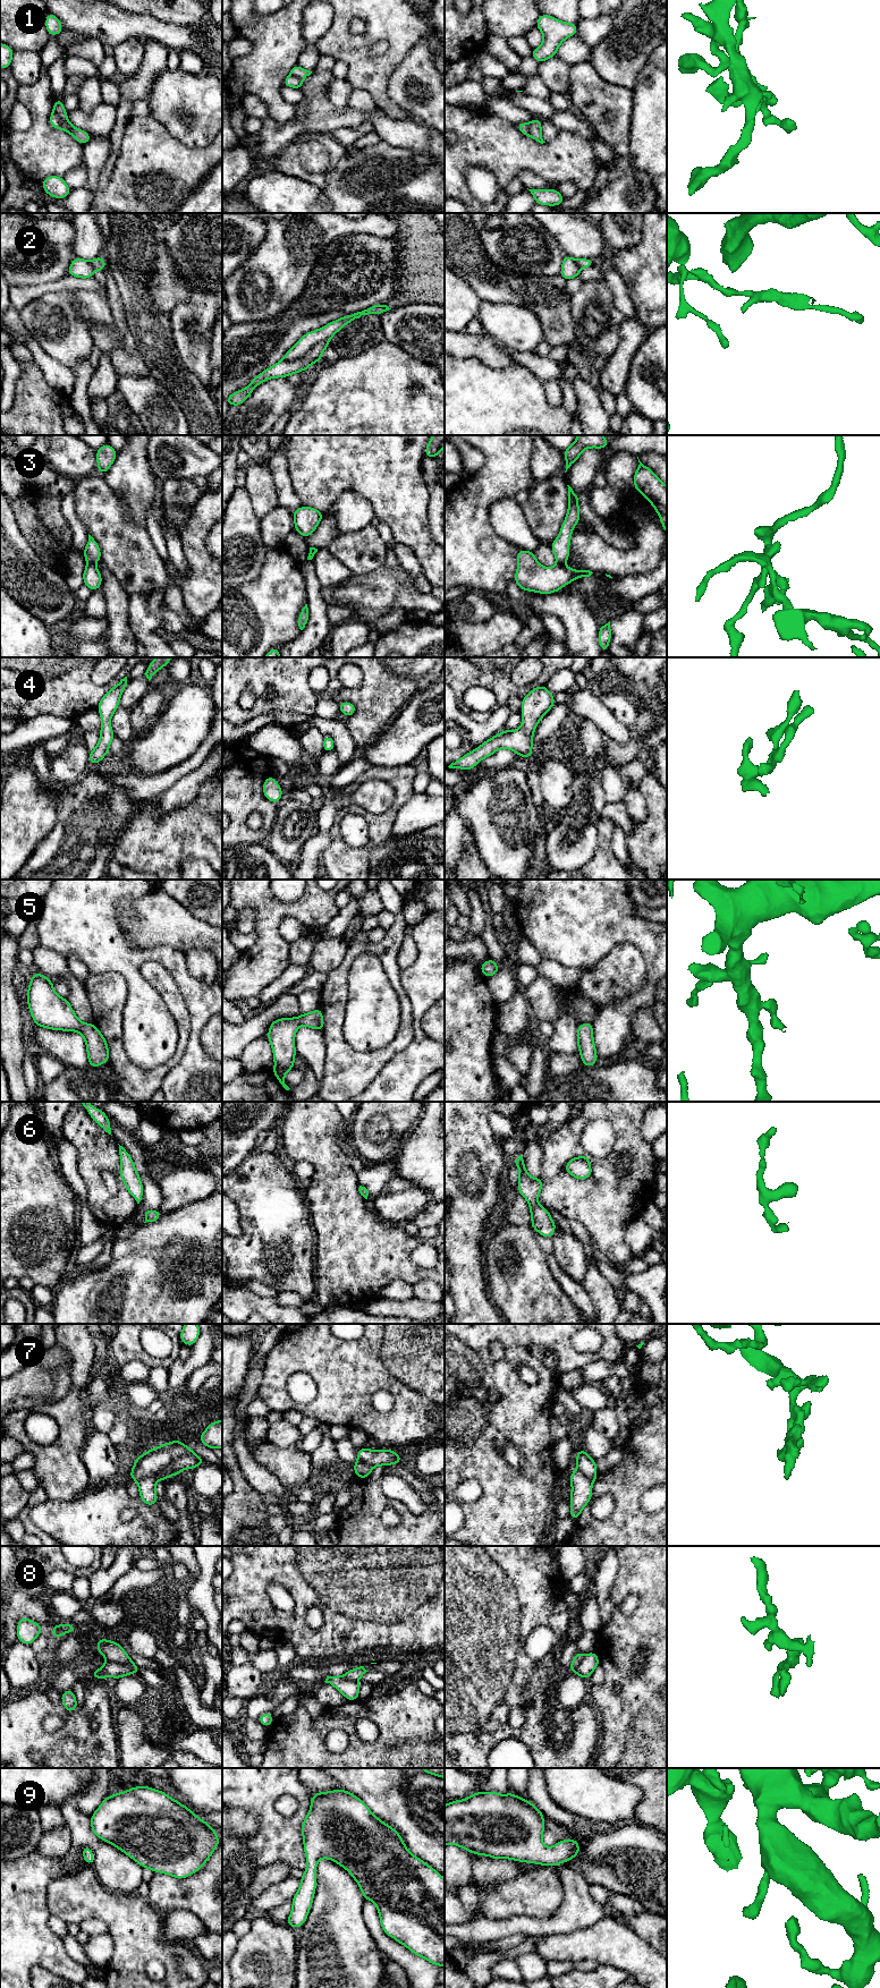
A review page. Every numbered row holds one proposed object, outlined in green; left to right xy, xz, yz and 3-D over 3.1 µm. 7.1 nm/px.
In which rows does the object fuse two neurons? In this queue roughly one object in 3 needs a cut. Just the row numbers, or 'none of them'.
1, 2, 3, 7, 8

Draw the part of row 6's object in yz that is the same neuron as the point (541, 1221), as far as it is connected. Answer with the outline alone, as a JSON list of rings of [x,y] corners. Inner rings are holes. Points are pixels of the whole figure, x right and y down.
[[[522,1155],[515,1161],[515,1163],[519,1172],[518,1193],[530,1204],[530,1213],[532,1216],[531,1226],[542,1237],[552,1238],[557,1225],[551,1218],[549,1210],[540,1206],[538,1203],[543,1184],[542,1179],[541,1176],[533,1179],[527,1173]]]

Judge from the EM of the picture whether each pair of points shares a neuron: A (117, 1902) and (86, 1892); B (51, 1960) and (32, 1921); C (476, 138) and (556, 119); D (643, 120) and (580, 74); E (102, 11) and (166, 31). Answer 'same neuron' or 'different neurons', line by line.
A: same neuron
B: same neuron
C: different neurons
D: different neurons
E: same neuron

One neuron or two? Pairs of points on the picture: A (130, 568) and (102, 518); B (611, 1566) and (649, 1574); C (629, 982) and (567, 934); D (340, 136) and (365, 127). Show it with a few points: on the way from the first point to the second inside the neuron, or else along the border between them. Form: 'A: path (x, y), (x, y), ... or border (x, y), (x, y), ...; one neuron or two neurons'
A: path (130, 555), (113, 531); one neuron
B: border (618, 1557), (618, 1572), (609, 1594); two neurons
C: border (623, 943), (614, 946), (593, 968), (585, 973); two neurons
D: path (346, 136), (360, 132); one neuron

